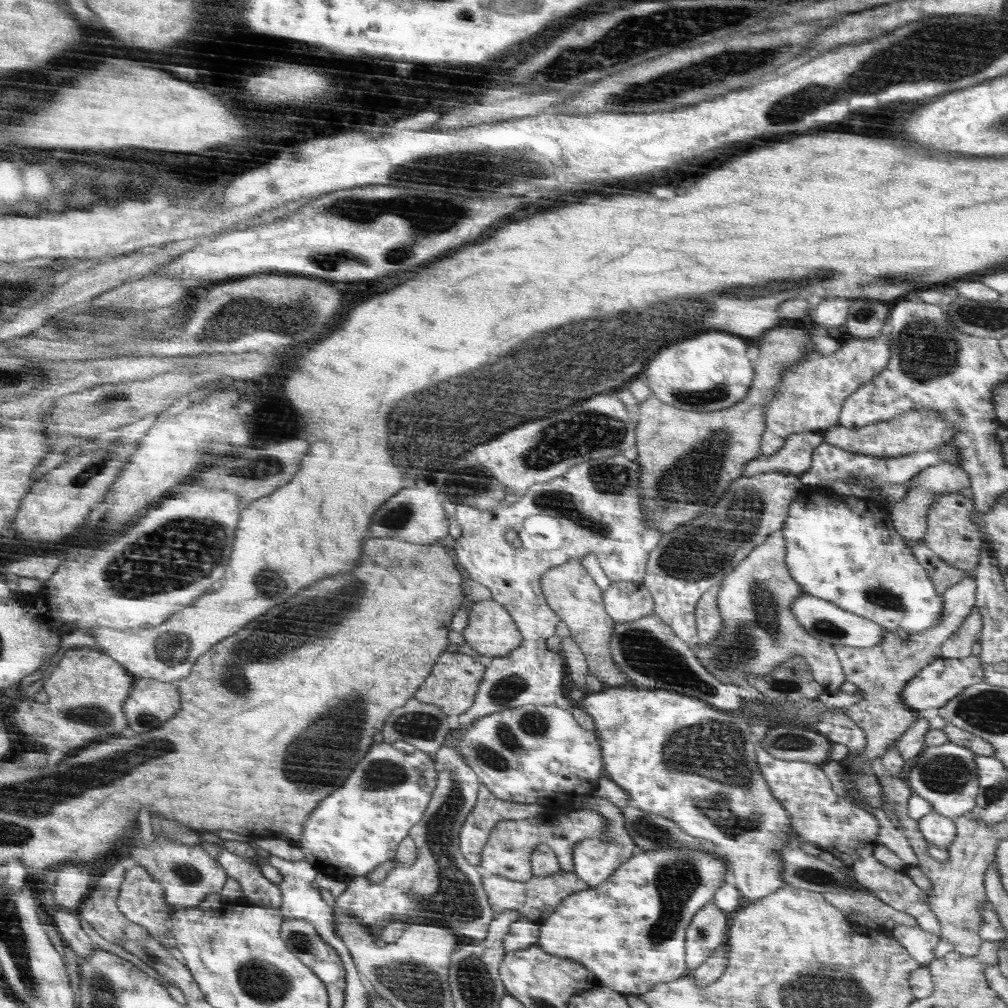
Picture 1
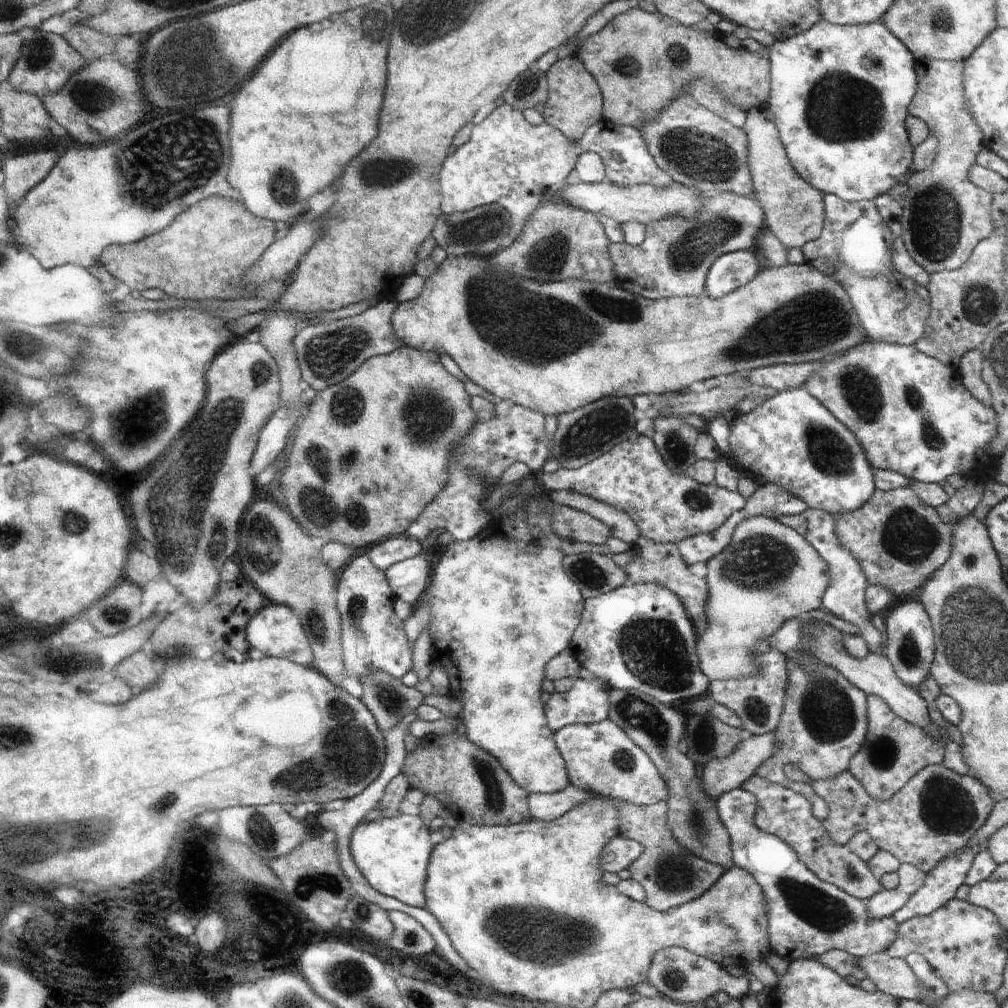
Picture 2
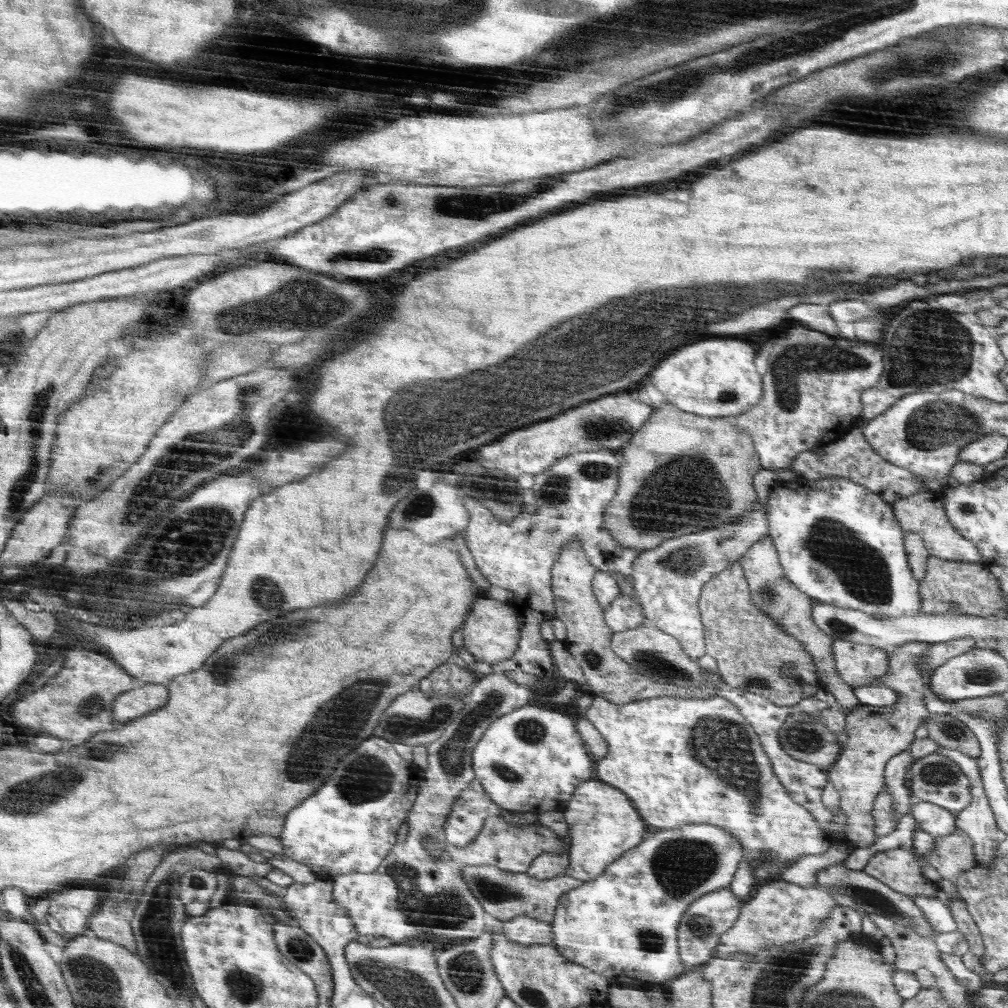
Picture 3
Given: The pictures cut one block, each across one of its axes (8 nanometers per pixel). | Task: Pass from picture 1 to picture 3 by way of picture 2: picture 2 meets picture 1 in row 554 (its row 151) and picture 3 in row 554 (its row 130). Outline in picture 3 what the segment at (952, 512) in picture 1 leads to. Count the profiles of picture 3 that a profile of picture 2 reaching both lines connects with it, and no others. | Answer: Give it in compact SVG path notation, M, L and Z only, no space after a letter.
M922 491L903 499L893 502L896 509L896 518L901 521L902 529L906 534L918 534L923 538L925 547L930 555L951 561L968 561L971 563L980 562L982 552L979 548L960 533L950 524L946 514L945 502L939 493L932 491Z

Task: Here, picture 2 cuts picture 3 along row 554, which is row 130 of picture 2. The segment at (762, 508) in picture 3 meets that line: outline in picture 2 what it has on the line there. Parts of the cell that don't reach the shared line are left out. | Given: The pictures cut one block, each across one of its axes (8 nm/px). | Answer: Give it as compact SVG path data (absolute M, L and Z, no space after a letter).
M682 93L676 100L669 102L668 108L660 112L660 116L654 117L652 121L646 121L637 129L648 143L650 154L655 158L657 165L673 178L673 182L697 188L710 197L720 192L752 195L754 186L748 162L749 141L745 130L703 107L694 100L693 95Z

